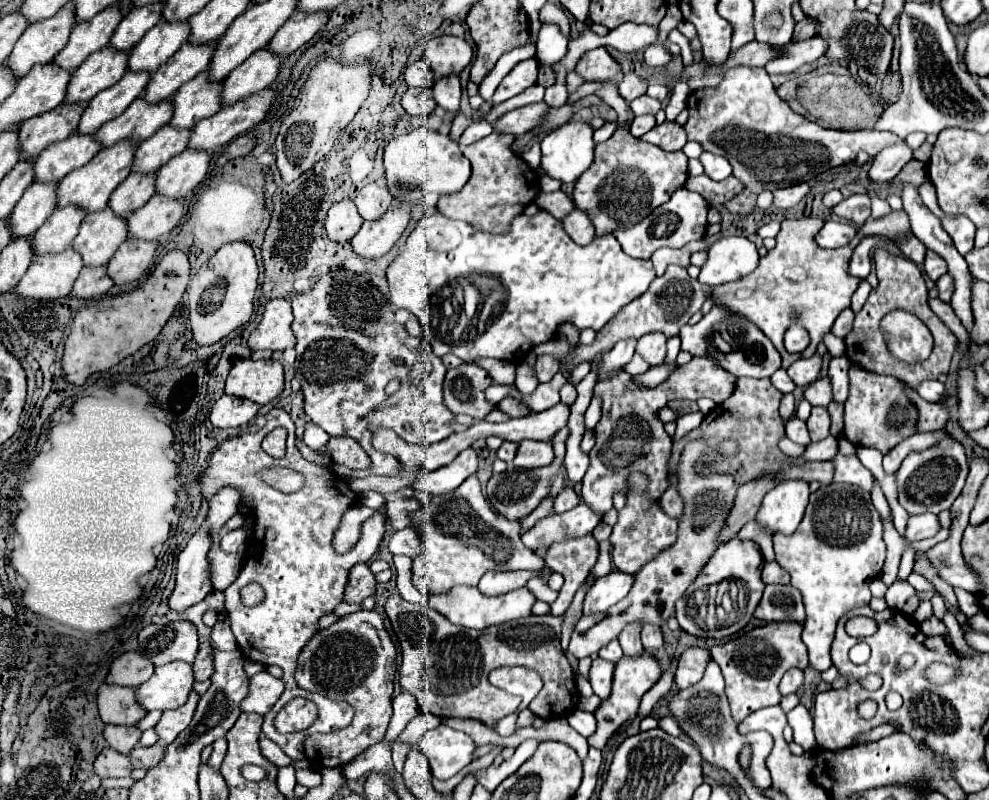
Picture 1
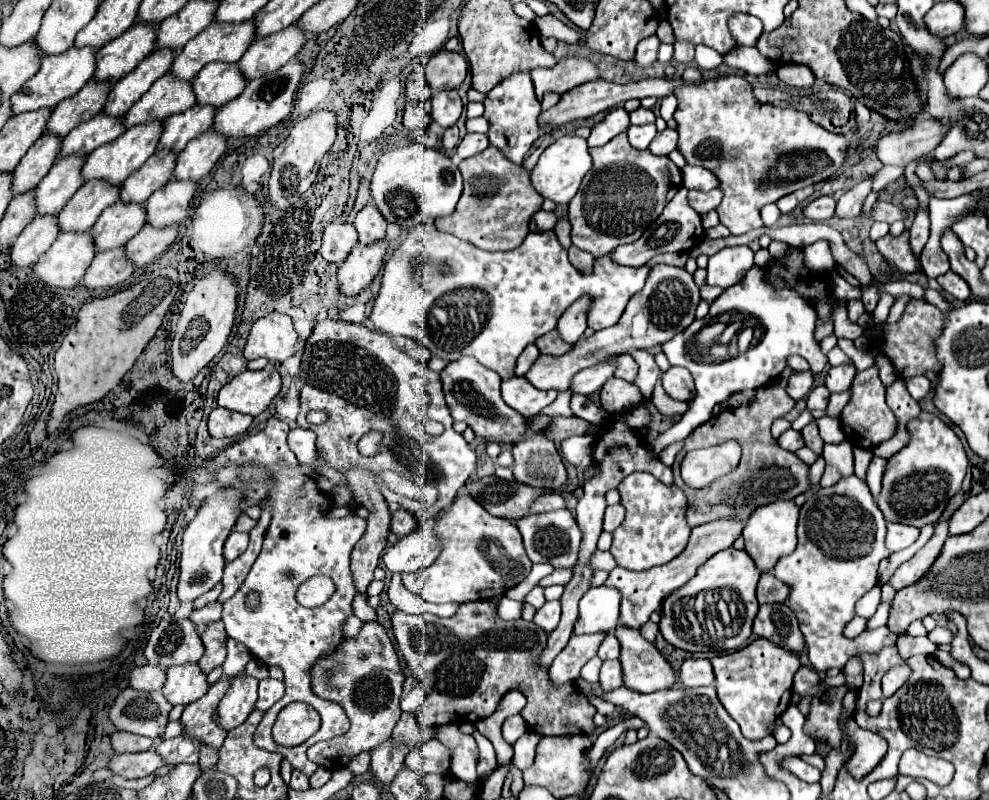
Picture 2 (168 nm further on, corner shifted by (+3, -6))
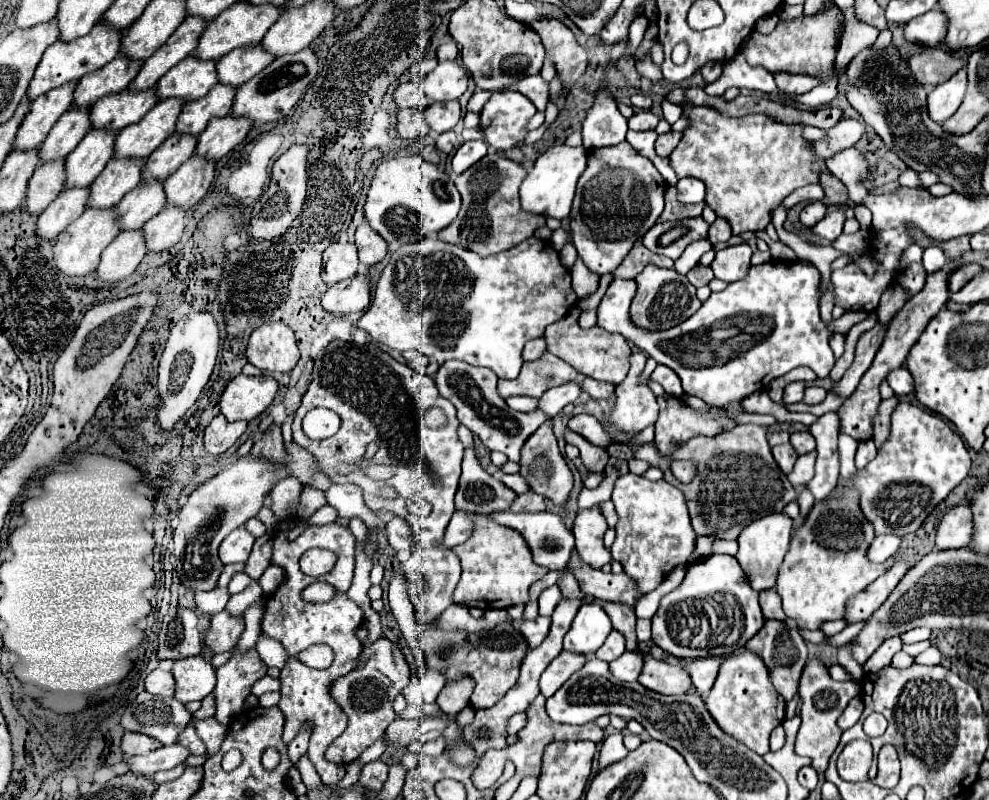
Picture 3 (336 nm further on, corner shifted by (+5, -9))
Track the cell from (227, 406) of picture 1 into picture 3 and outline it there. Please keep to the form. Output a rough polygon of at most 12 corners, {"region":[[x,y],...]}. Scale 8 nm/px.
{"region":[[217,415],[203,433],[213,455],[227,451],[247,429],[245,421],[229,423]]}

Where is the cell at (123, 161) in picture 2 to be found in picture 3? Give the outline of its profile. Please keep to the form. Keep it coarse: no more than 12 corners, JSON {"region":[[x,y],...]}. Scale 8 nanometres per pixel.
{"region":[[177,99],[117,133],[113,159],[147,159],[175,133]]}

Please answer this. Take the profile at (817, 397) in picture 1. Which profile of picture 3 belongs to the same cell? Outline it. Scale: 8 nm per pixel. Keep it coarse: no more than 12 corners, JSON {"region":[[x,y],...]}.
{"region":[[807,387],[803,401],[807,405],[821,403],[827,391]]}

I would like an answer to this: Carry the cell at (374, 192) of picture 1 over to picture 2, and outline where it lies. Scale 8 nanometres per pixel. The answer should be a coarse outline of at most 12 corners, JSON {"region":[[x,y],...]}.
{"region":[[373,204],[357,214],[353,226],[363,246],[383,240],[385,218]]}

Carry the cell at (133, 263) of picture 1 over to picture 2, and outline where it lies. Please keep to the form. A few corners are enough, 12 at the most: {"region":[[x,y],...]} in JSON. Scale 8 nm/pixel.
{"region":[[145,224],[127,244],[135,266],[151,264],[179,236]]}

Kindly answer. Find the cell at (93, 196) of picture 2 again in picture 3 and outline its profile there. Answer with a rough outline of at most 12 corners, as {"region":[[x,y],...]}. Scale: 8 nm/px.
{"region":[[107,163],[89,209],[115,207],[141,183],[141,163]]}

